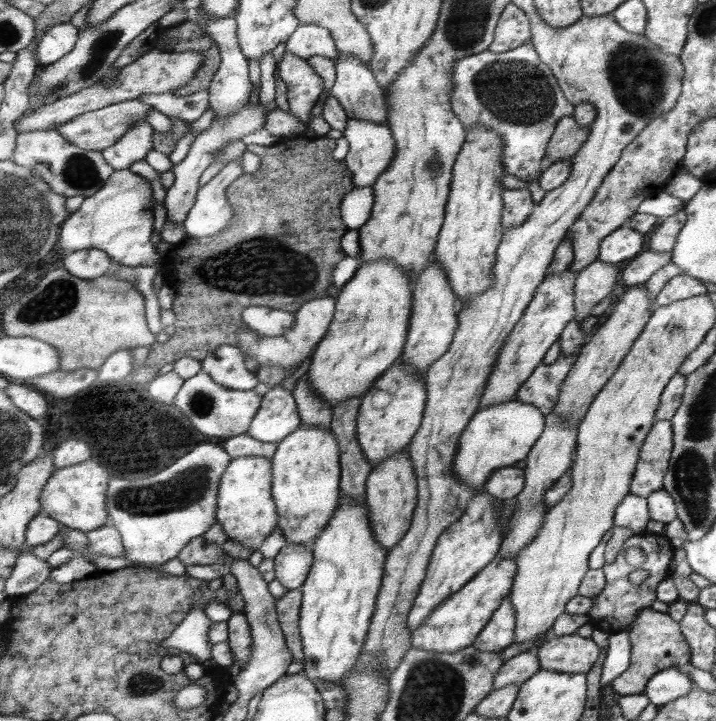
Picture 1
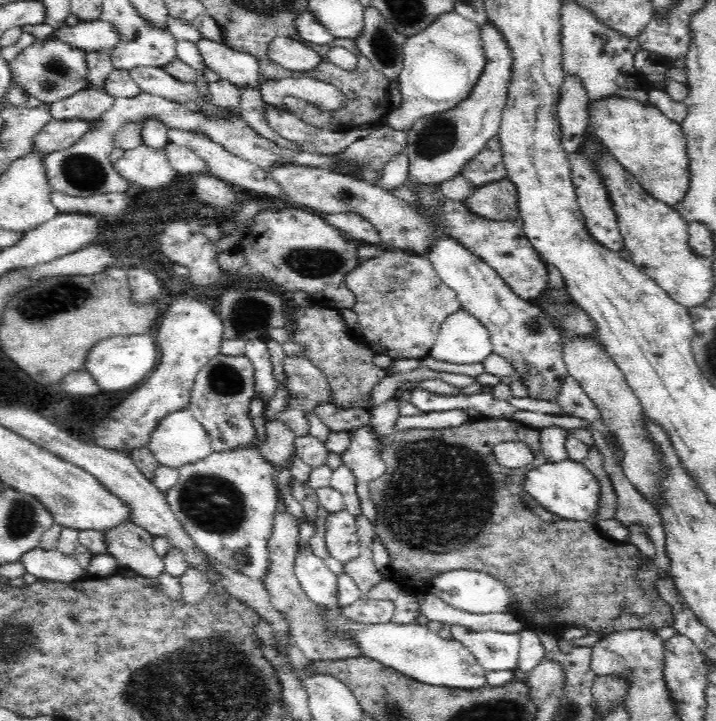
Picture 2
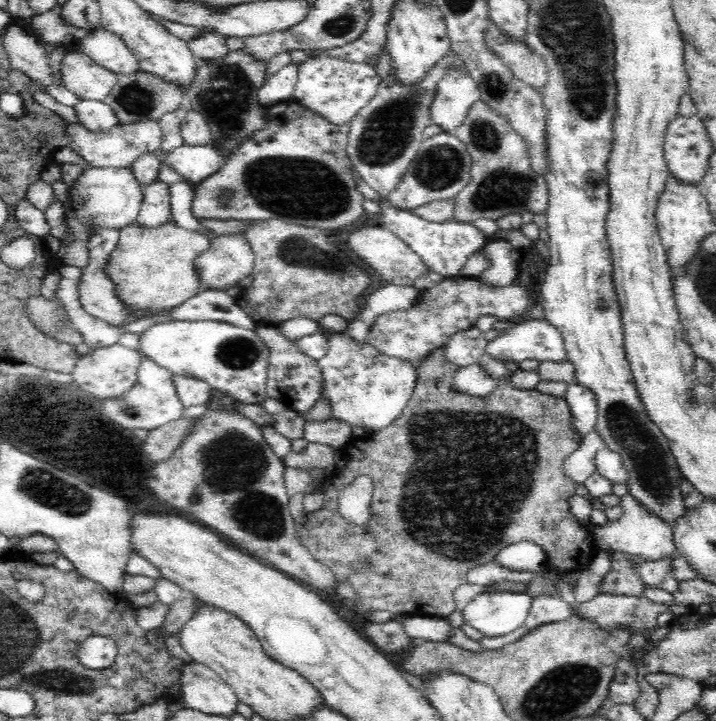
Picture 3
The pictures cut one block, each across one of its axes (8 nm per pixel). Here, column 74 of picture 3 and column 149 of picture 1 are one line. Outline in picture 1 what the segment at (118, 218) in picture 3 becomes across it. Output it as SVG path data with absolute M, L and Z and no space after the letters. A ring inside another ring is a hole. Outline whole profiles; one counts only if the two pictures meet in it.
M127 168L116 170L103 188L84 198L82 205L65 221L61 229L61 244L69 250L67 253L99 249L108 252L115 265L155 266L162 272L165 262L152 241L155 202L149 179Z

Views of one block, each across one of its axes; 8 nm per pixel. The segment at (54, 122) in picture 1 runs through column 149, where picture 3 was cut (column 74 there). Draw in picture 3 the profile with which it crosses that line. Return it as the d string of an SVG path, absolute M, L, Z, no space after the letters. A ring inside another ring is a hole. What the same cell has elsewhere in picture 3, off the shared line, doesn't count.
M82 51L65 54L61 79L68 90L91 101L103 101L118 84L118 75L95 64Z

